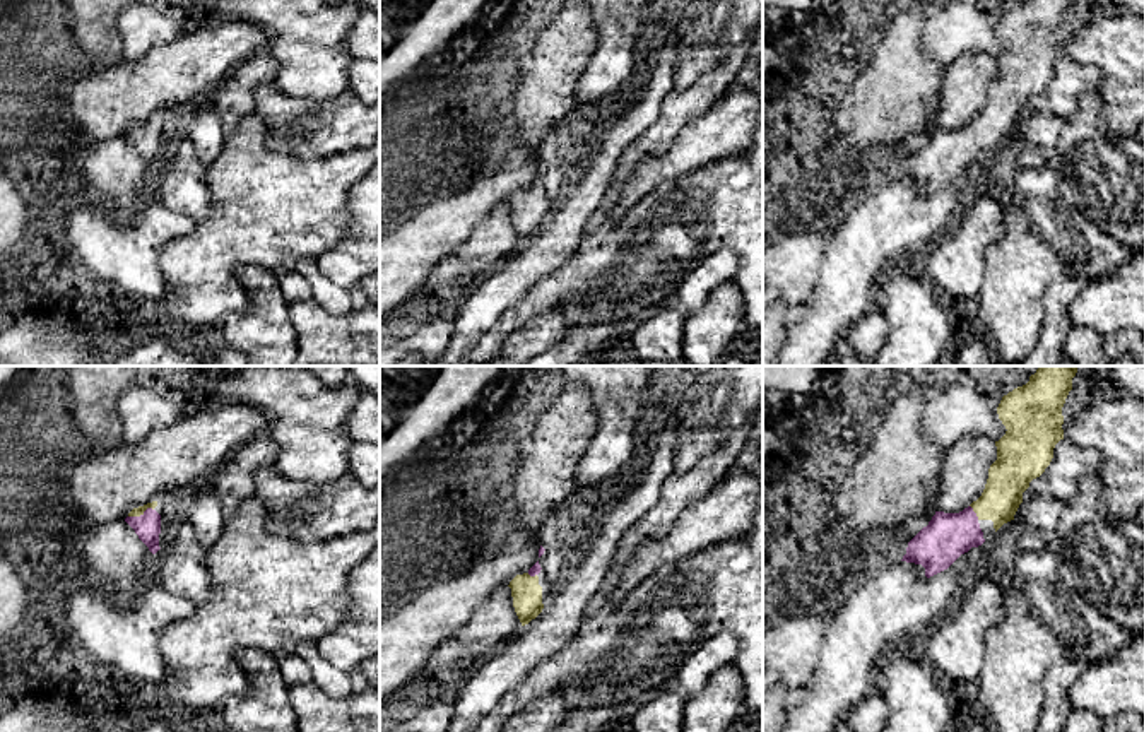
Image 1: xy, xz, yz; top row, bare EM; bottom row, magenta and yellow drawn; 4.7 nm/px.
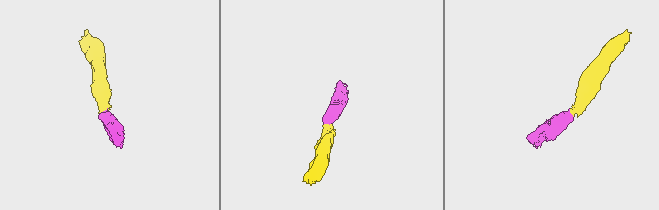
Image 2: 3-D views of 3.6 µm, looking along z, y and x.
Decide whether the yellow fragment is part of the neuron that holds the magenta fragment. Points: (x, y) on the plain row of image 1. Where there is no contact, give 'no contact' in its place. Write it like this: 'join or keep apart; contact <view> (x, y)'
join; contact xy (141, 132)

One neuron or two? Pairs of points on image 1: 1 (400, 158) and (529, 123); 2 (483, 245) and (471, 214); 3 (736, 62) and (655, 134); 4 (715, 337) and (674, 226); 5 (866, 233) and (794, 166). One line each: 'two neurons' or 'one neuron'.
1: one neuron
2: two neurons
3: one neuron
4: two neurons
5: two neurons

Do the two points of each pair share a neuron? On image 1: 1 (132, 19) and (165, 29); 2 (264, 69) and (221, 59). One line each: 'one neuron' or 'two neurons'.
1: one neuron
2: two neurons

